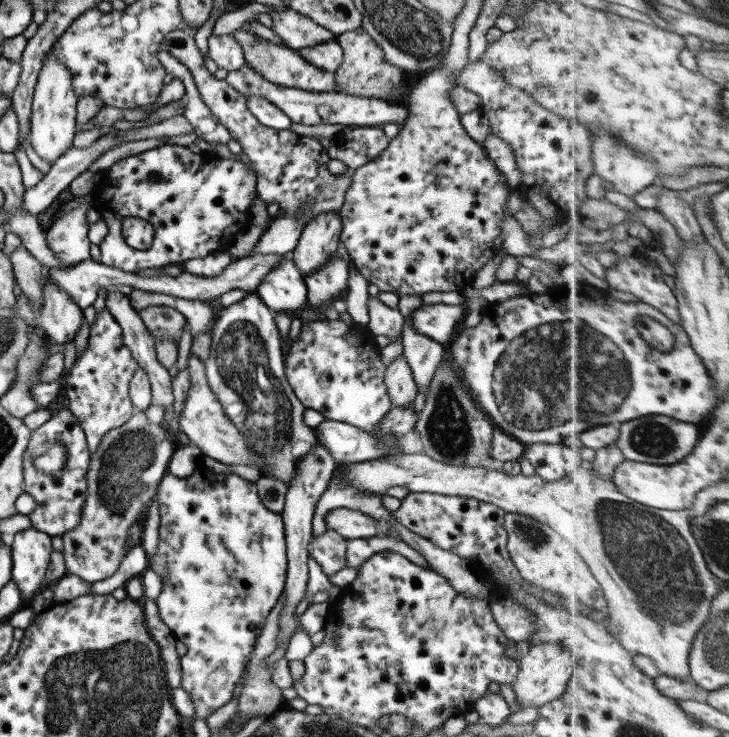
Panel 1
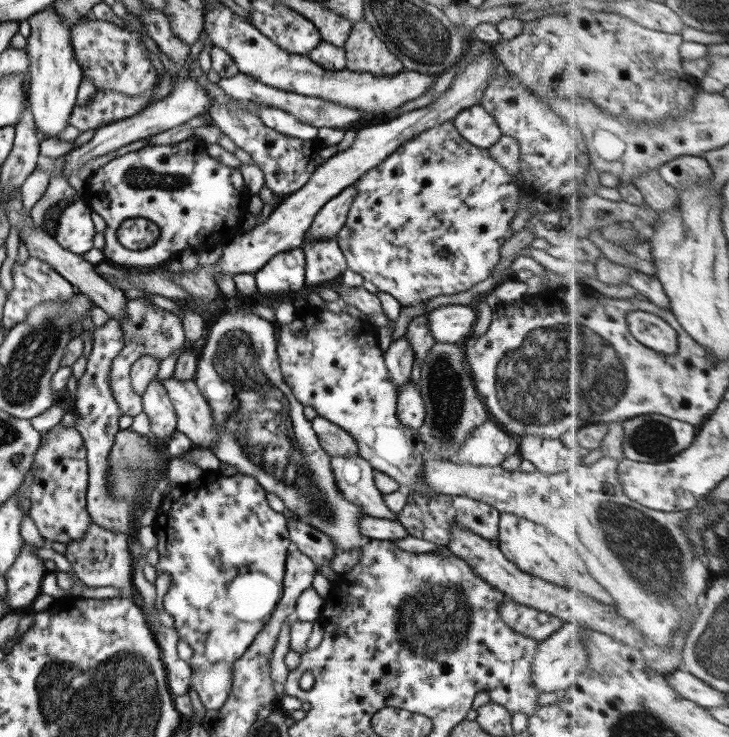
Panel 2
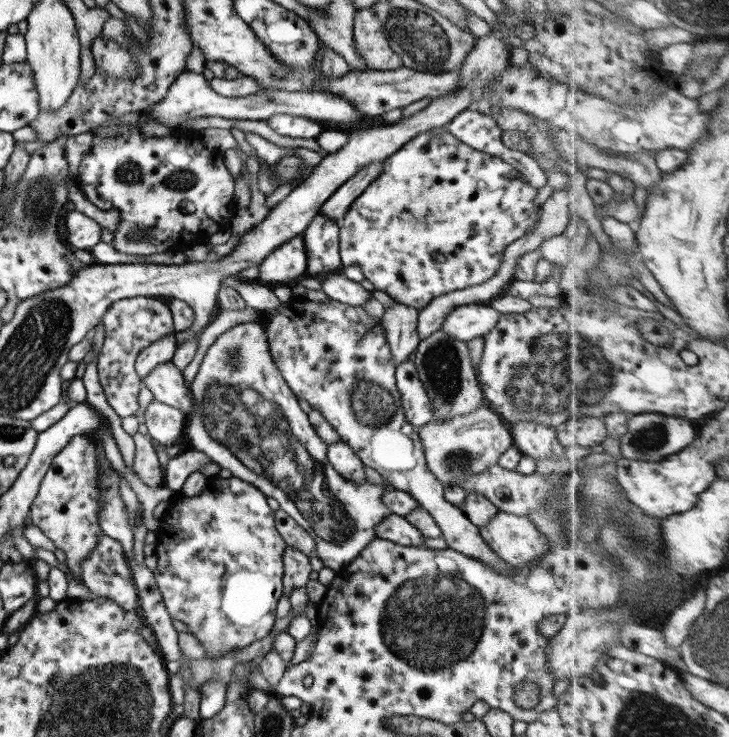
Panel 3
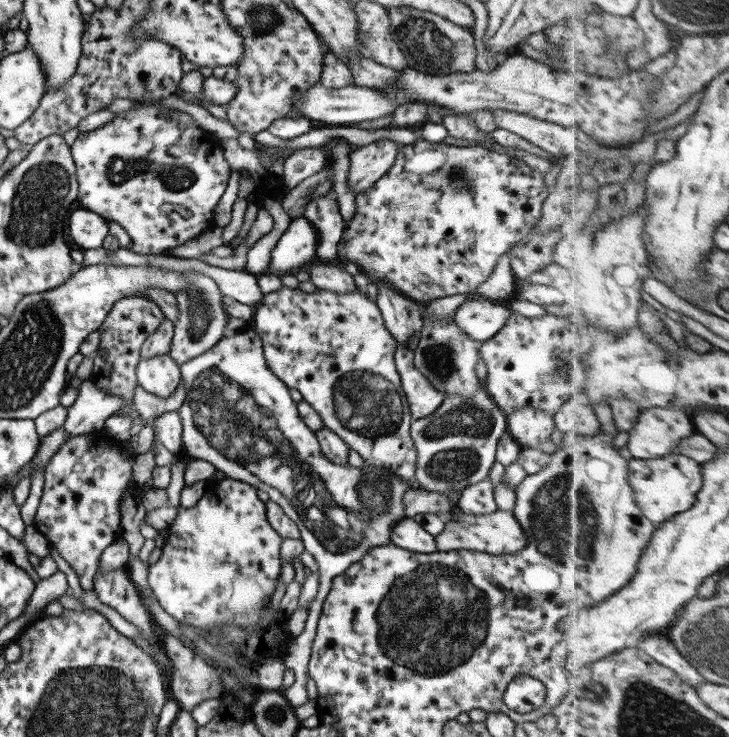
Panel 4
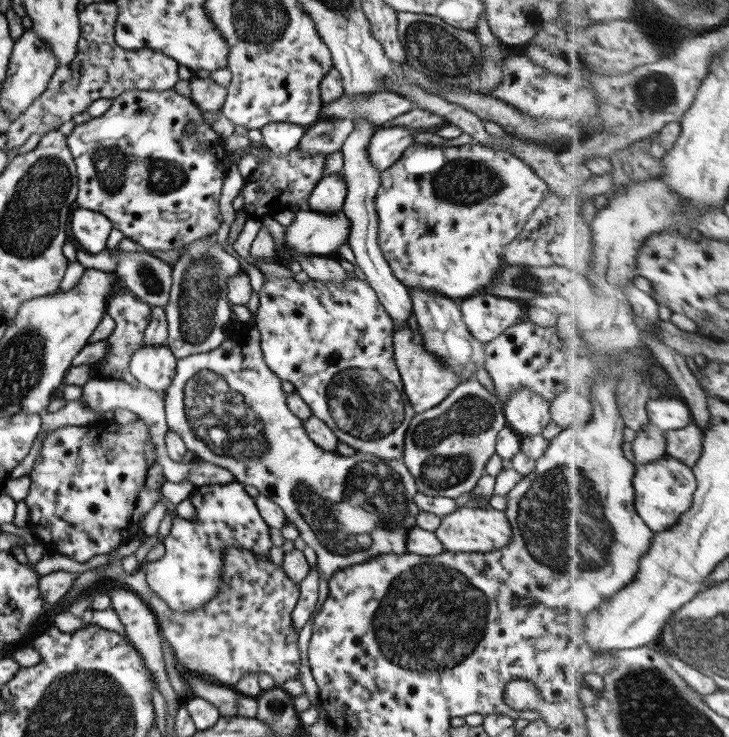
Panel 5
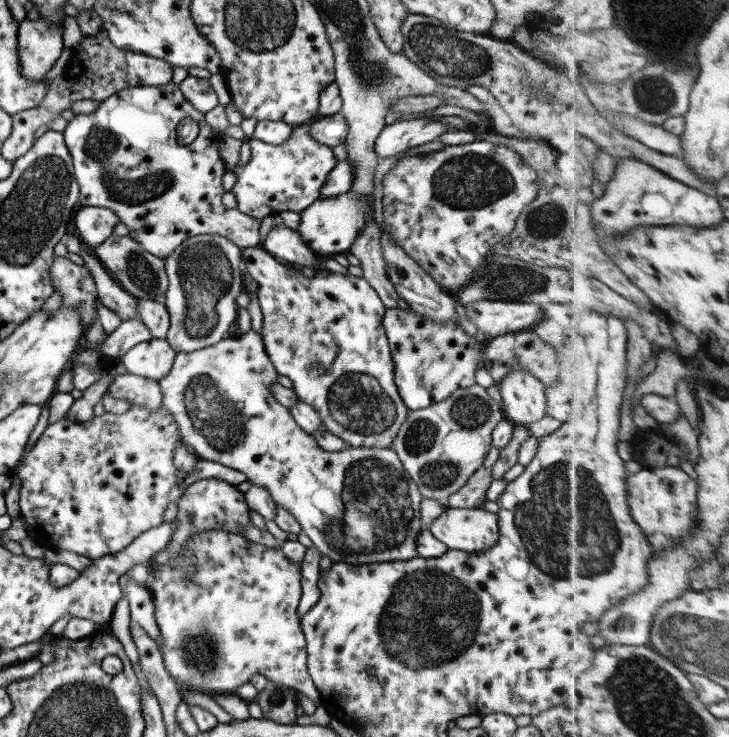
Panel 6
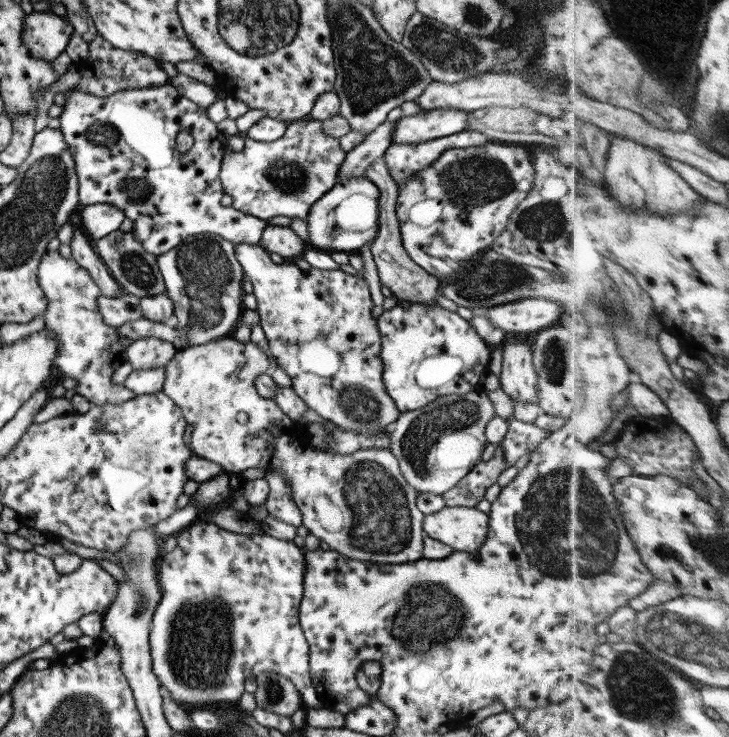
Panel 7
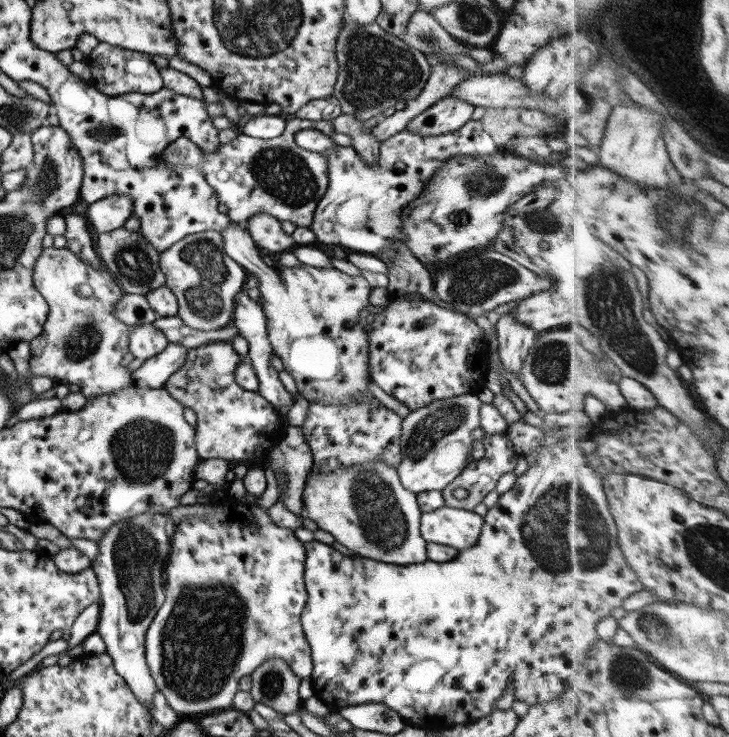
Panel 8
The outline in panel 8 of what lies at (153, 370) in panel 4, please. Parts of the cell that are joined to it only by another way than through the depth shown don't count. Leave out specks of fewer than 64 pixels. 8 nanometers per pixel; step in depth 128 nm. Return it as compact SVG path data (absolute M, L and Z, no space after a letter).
M152 323L135 325L130 327L127 333L129 352L133 358L138 358L142 362L161 352L167 343L163 332L154 328Z

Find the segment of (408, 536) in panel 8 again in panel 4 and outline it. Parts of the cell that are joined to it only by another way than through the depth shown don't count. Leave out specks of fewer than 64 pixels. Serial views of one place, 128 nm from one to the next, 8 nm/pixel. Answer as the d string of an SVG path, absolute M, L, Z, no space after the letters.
M253 328L249 330L249 332L243 332L243 334L233 334L233 336L226 333L225 336L215 342L208 351L203 354L199 354L199 356L195 356L195 358L191 358L189 361L181 363L178 365L178 368L181 384L183 384L183 388L185 388L186 391L184 402L181 403L181 406L176 410L179 420L181 420L182 433L180 439L182 440L182 446L185 449L185 457L187 459L205 460L205 462L212 464L215 470L223 472L227 479L243 482L254 489L265 492L269 500L279 505L285 516L287 516L289 520L295 524L299 535L301 535L300 541L302 542L305 552L308 552L313 559L315 559L315 563L317 563L317 567L319 567L317 568L319 573L319 582L316 586L317 593L315 594L313 601L309 603L308 616L306 617L306 622L304 623L304 630L300 633L300 635L288 640L286 653L282 659L284 668L289 668L289 670L293 671L294 682L289 687L281 690L281 692L293 708L301 706L301 704L305 704L305 702L308 701L307 692L305 691L305 682L307 682L308 676L306 664L309 660L311 643L316 632L318 617L320 616L320 608L325 595L330 589L331 580L334 576L341 574L351 564L358 562L372 547L388 546L392 544L389 540L389 534L391 528L397 524L397 522L406 518L402 499L410 487L408 486L408 482L404 482L401 477L395 475L395 473L390 472L387 469L381 469L369 463L366 463L367 468L355 468L350 466L348 463L345 463L345 465L339 465L329 461L328 458L325 458L325 455L320 451L314 432L303 424L303 420L301 420L301 416L299 415L299 412L297 412L296 401L292 399L287 386L285 386L285 384L283 384L283 382L281 382L281 380L279 380L273 372L267 368L259 336Z

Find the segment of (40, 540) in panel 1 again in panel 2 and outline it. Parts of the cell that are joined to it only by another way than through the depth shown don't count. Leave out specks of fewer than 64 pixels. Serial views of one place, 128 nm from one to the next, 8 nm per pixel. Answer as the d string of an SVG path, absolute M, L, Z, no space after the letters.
M22 545L13 565L3 573L7 604L15 611L27 610L33 599L40 593L39 586L46 574L43 561L31 553L33 548Z

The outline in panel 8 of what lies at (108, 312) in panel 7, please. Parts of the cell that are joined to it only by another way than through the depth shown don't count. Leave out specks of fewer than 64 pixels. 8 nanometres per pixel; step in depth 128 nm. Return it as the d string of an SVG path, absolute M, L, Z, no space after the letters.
M125 293L115 306L115 317L129 327L138 324L151 323L158 318L157 313L149 307L143 295Z

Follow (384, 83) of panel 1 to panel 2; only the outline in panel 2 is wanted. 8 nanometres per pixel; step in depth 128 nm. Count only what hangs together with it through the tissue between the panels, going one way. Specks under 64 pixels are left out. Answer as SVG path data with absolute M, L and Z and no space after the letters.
M362 18L353 22L344 43L345 70L365 72L376 76L395 75L403 70L402 62L377 38Z

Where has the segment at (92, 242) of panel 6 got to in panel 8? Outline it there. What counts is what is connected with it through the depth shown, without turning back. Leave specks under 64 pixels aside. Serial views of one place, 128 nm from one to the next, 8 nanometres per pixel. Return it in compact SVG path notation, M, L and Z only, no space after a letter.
M105 195L105 198L92 202L84 216L97 234L106 233L121 228L123 223L132 215L133 199L129 195Z

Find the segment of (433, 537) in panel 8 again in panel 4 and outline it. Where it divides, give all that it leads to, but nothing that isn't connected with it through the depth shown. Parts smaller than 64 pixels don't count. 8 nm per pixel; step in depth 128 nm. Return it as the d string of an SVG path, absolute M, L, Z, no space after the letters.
M495 510L490 514L481 514L474 516L473 514L463 514L455 511L440 534L434 536L437 551L459 551L467 550L477 553L486 553L489 555L511 555L522 550L527 543L525 535L521 528L517 525L511 511Z

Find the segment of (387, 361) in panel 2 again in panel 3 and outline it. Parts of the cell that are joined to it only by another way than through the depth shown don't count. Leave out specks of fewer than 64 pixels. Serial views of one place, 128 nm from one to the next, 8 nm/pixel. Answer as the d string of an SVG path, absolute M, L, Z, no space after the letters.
M393 302L384 308L379 321L395 366L405 361L419 344L419 333L415 331L417 314L416 308L401 303Z

